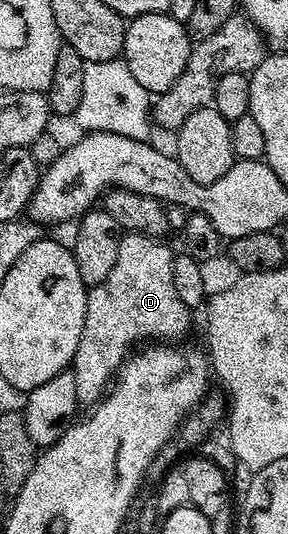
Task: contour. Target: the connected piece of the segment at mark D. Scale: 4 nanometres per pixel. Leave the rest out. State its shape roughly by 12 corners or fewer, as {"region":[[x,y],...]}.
{"region":[[123,235],[89,289],[72,365],[79,405],[101,401],[135,346],[178,342],[191,309],[175,253]]}

